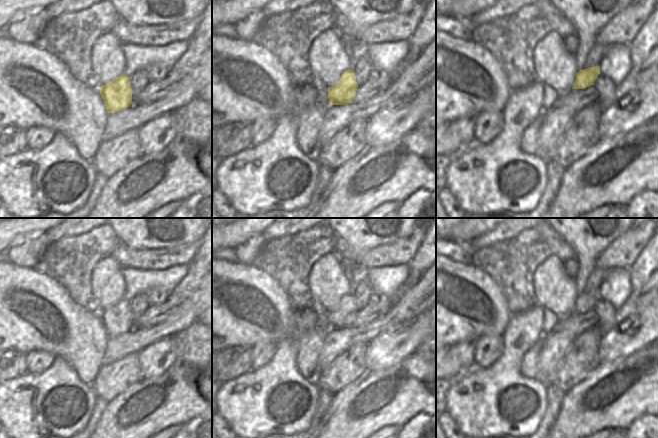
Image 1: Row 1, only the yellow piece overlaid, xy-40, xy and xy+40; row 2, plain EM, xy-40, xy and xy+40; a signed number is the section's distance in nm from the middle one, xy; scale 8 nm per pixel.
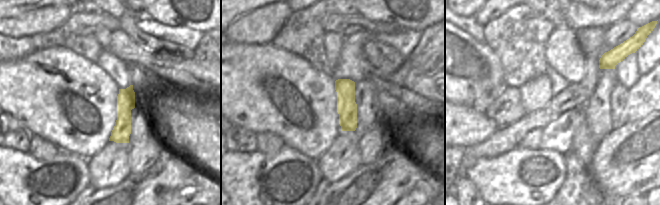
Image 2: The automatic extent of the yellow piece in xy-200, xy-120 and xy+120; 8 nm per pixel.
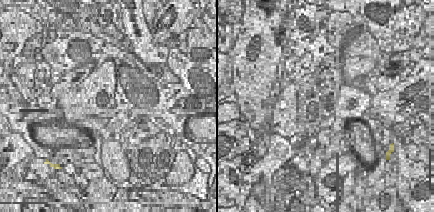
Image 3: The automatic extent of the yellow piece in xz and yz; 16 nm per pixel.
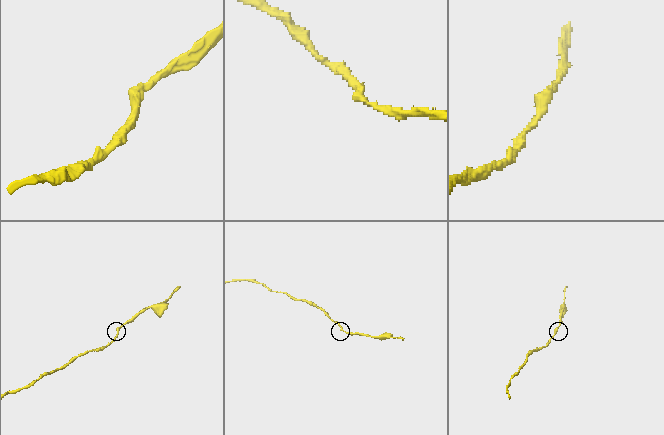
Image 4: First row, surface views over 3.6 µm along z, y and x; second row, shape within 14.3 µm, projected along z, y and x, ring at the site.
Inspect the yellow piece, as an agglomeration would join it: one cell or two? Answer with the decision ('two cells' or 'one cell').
one cell

